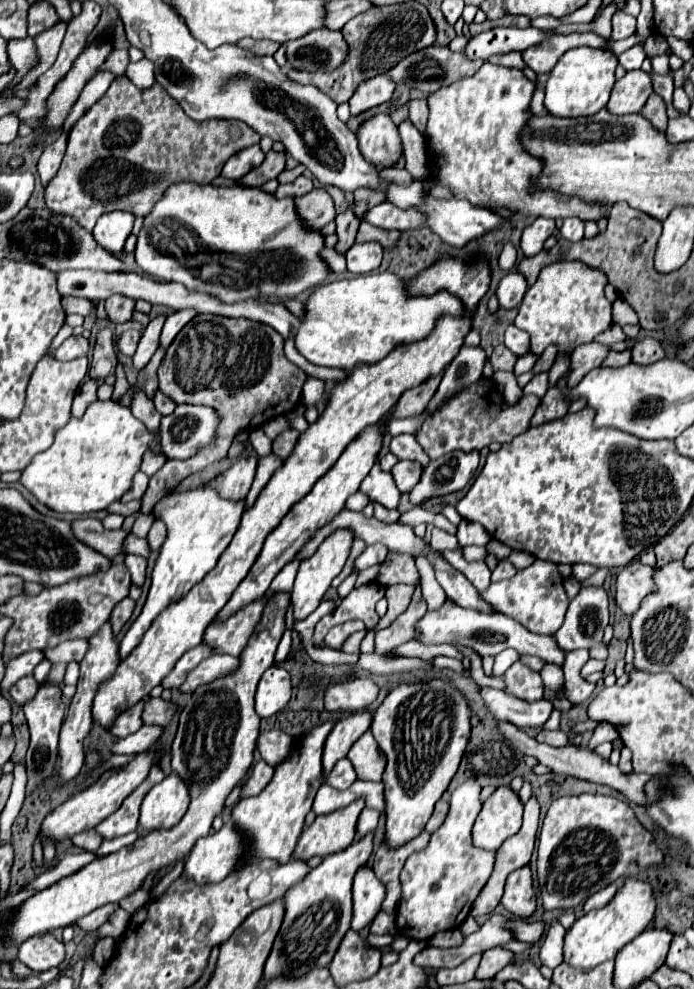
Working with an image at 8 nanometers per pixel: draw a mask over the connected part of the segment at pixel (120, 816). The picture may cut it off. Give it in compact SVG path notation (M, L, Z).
M153 767L149 777L123 801L123 805L111 817L107 817L101 825L97 825L95 831L103 839L115 839L115 837L121 837L125 833L135 831L137 823L139 823L139 807L141 807L143 797L151 791L153 785L163 781L163 777L165 777L163 771L159 767Z

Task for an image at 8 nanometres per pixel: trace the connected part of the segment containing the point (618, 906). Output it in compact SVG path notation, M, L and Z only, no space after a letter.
M627 877L625 885L617 891L615 899L611 899L605 907L585 913L575 925L565 933L565 963L581 969L593 969L595 965L613 959L621 947L633 941L647 925L653 921L655 915L655 897L653 889L647 881L637 877Z

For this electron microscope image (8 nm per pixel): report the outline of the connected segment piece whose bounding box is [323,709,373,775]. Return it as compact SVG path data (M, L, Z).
M365 709L365 711L351 713L349 717L341 719L333 727L331 735L327 737L325 751L323 751L323 773L325 775L333 769L333 765L339 759L343 759L349 753L351 745L369 729L371 721L373 721L373 713L369 709Z

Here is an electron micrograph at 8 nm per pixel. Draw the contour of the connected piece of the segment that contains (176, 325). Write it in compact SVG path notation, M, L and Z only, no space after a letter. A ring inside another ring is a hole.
M181 309L175 311L173 315L167 317L163 333L161 333L161 347L169 347L169 343L175 339L175 335L189 323L189 319L193 319L197 315L195 309Z

